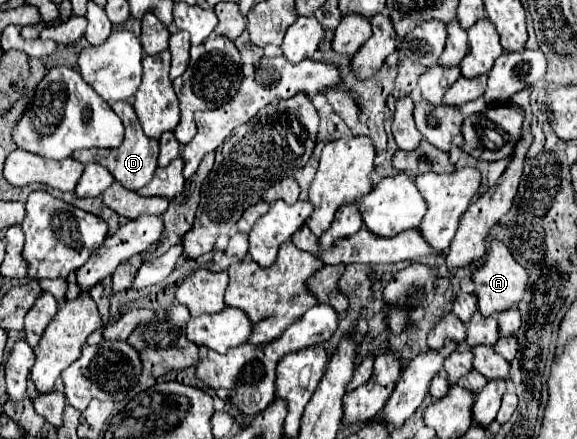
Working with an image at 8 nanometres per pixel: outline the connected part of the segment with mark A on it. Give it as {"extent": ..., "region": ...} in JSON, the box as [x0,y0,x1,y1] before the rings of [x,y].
{"extent":[473,240,529,316],"region":[[[493,240],[489,250],[487,250],[487,258],[485,264],[475,270],[473,274],[473,282],[477,286],[477,300],[479,300],[479,312],[483,316],[493,316],[493,314],[501,314],[505,310],[511,310],[513,306],[517,306],[517,302],[521,302],[523,294],[527,292],[527,284],[529,284],[529,274],[525,272],[523,266],[519,266],[515,262],[515,258],[511,256],[511,252],[507,250],[507,246],[499,240]]]}

